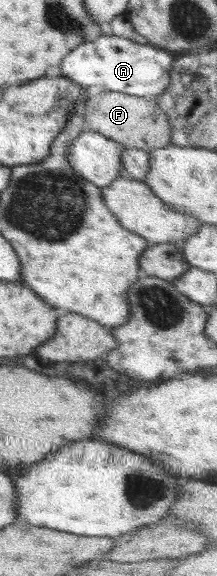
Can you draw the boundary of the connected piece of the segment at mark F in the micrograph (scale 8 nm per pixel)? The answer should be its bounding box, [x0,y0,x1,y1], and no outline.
[82,90,172,152]

